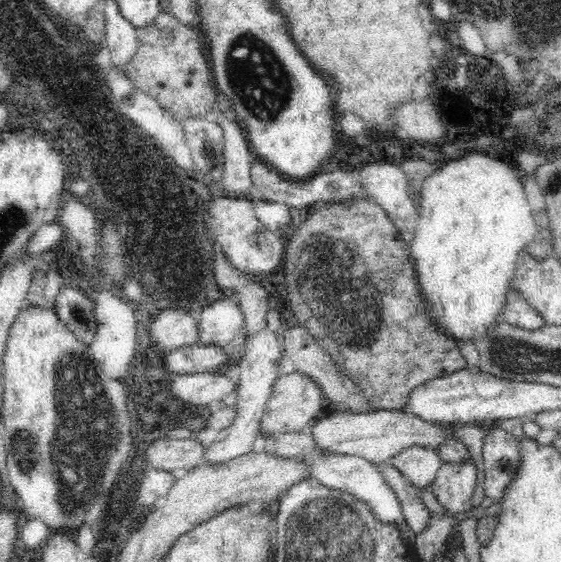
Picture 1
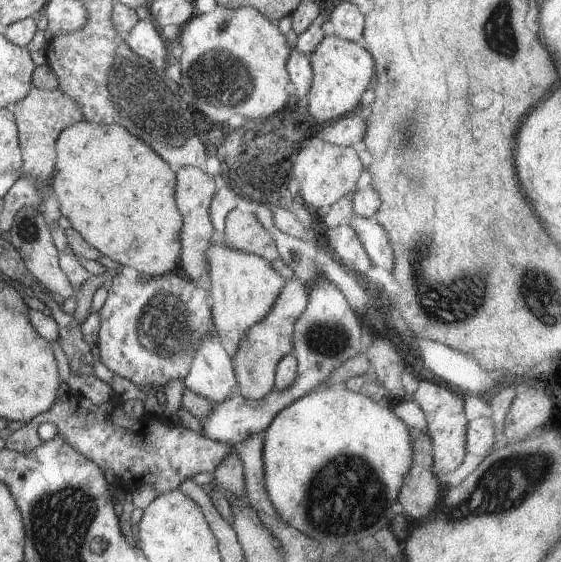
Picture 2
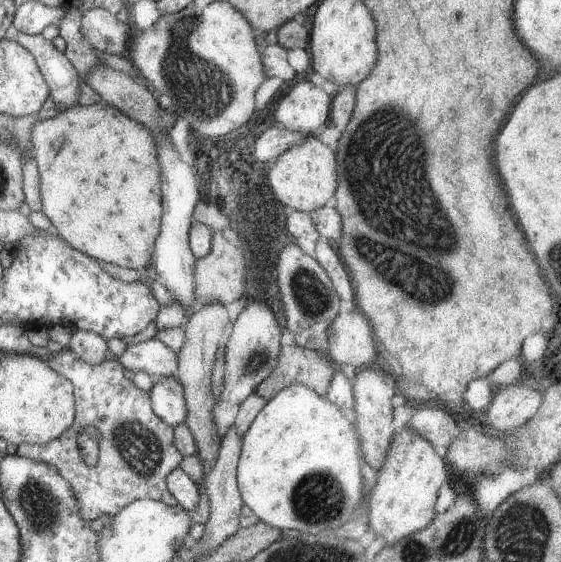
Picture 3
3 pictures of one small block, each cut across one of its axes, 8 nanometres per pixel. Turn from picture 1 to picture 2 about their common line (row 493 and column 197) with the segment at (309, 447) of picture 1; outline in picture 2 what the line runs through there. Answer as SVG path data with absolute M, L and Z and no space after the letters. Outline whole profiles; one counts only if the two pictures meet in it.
M215 334L200 340L190 372L182 382L186 389L207 398L212 404L220 404L230 398L232 388L237 385L232 357L220 342Z

